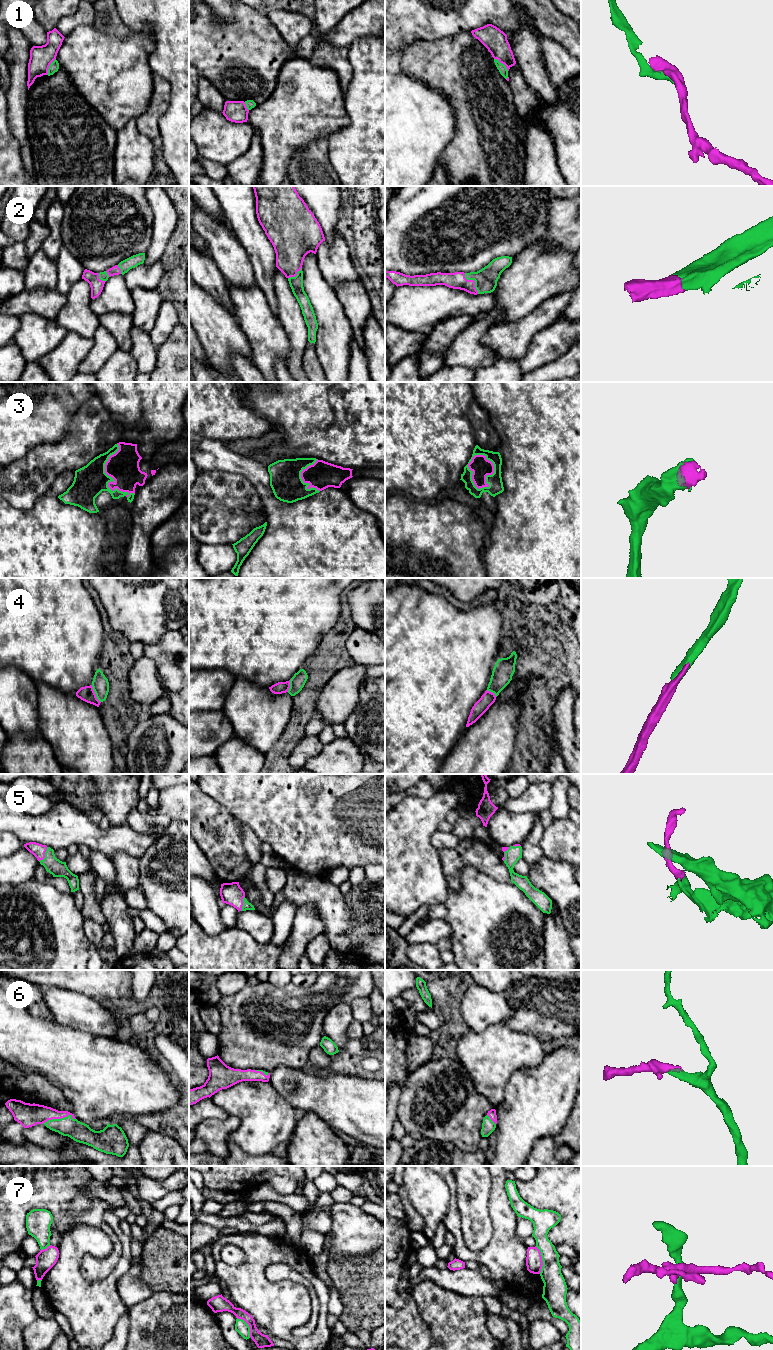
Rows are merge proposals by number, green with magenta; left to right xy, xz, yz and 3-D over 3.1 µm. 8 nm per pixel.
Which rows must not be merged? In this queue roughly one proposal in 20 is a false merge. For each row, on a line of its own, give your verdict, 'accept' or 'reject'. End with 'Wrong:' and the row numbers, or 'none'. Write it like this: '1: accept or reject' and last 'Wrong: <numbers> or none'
1: accept
2: accept
3: accept
4: accept
5: accept
6: accept
7: reject
Wrong: 7

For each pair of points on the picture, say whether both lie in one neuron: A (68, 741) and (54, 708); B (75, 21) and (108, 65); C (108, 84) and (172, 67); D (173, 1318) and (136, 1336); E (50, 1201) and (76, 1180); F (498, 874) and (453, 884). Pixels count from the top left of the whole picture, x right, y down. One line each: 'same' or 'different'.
A: same
B: different
C: different
D: same
E: same
F: same

